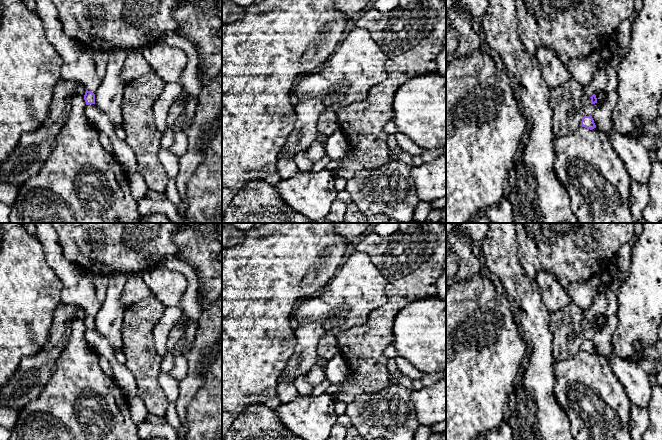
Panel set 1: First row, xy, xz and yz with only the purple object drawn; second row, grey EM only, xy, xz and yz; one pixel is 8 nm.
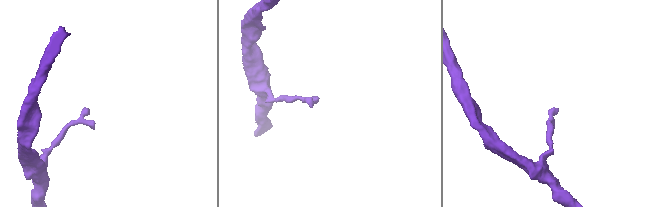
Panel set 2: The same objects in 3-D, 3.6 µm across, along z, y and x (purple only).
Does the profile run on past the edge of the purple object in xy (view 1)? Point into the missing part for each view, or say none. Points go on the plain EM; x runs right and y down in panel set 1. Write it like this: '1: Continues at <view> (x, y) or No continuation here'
1: No continuation here

